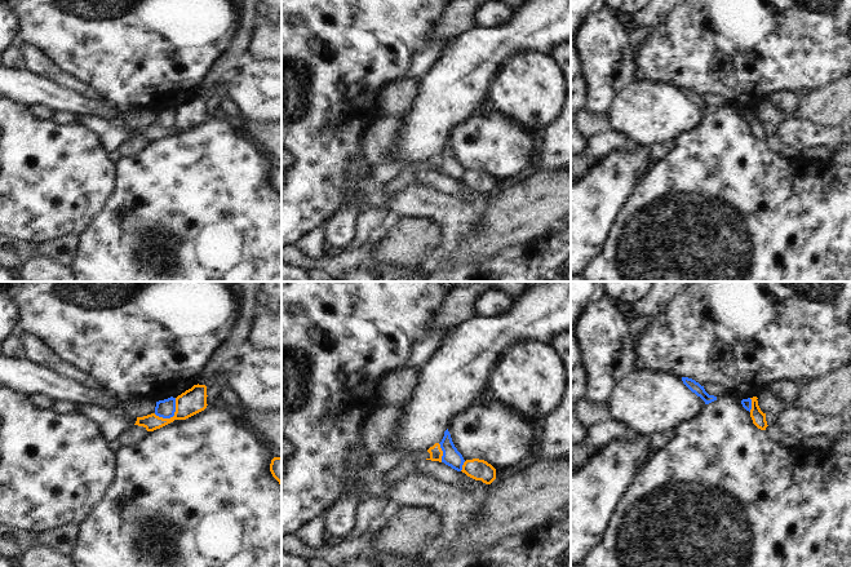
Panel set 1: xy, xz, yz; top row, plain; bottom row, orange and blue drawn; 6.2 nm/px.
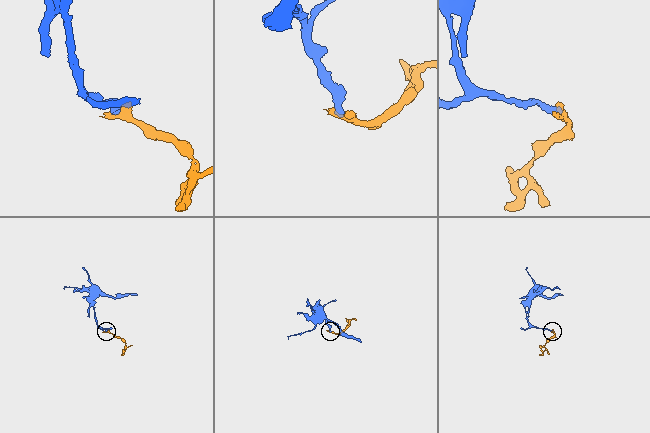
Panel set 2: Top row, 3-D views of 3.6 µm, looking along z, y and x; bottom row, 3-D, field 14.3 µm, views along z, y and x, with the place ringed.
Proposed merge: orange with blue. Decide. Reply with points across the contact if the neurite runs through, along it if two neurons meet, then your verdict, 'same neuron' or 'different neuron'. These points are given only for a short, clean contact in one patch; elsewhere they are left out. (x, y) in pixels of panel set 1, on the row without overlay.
border xy (176, 109), (176, 122), (172, 127), (159, 128), (154, 124); different neuron

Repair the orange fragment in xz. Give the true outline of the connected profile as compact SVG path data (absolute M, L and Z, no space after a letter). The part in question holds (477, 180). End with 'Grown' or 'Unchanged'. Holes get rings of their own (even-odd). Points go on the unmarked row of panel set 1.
M479 169L466 170L461 182L486 195L491 195L496 190L496 180L487 172Z. Unchanged.

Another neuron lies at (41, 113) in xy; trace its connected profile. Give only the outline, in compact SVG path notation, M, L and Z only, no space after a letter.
M32 106L31 114L43 121L52 121L53 120L53 112L46 108L45 106Z

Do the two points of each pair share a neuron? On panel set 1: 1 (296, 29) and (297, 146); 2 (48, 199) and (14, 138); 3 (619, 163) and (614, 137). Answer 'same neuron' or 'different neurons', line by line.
1: same neuron
2: same neuron
3: different neurons

